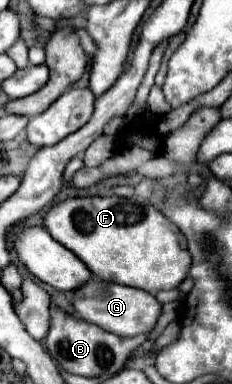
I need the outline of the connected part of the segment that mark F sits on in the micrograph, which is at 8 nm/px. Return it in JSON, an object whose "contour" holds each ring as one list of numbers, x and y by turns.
{"contour":[[118,196,66,198,48,208,48,212,44,214,44,228,56,242,74,252,88,266,94,278,104,282,136,286,140,290,156,294,158,290,176,288,190,270,190,252,186,250,186,240,182,232,160,210,150,204,138,204,134,200,124,200]]}

